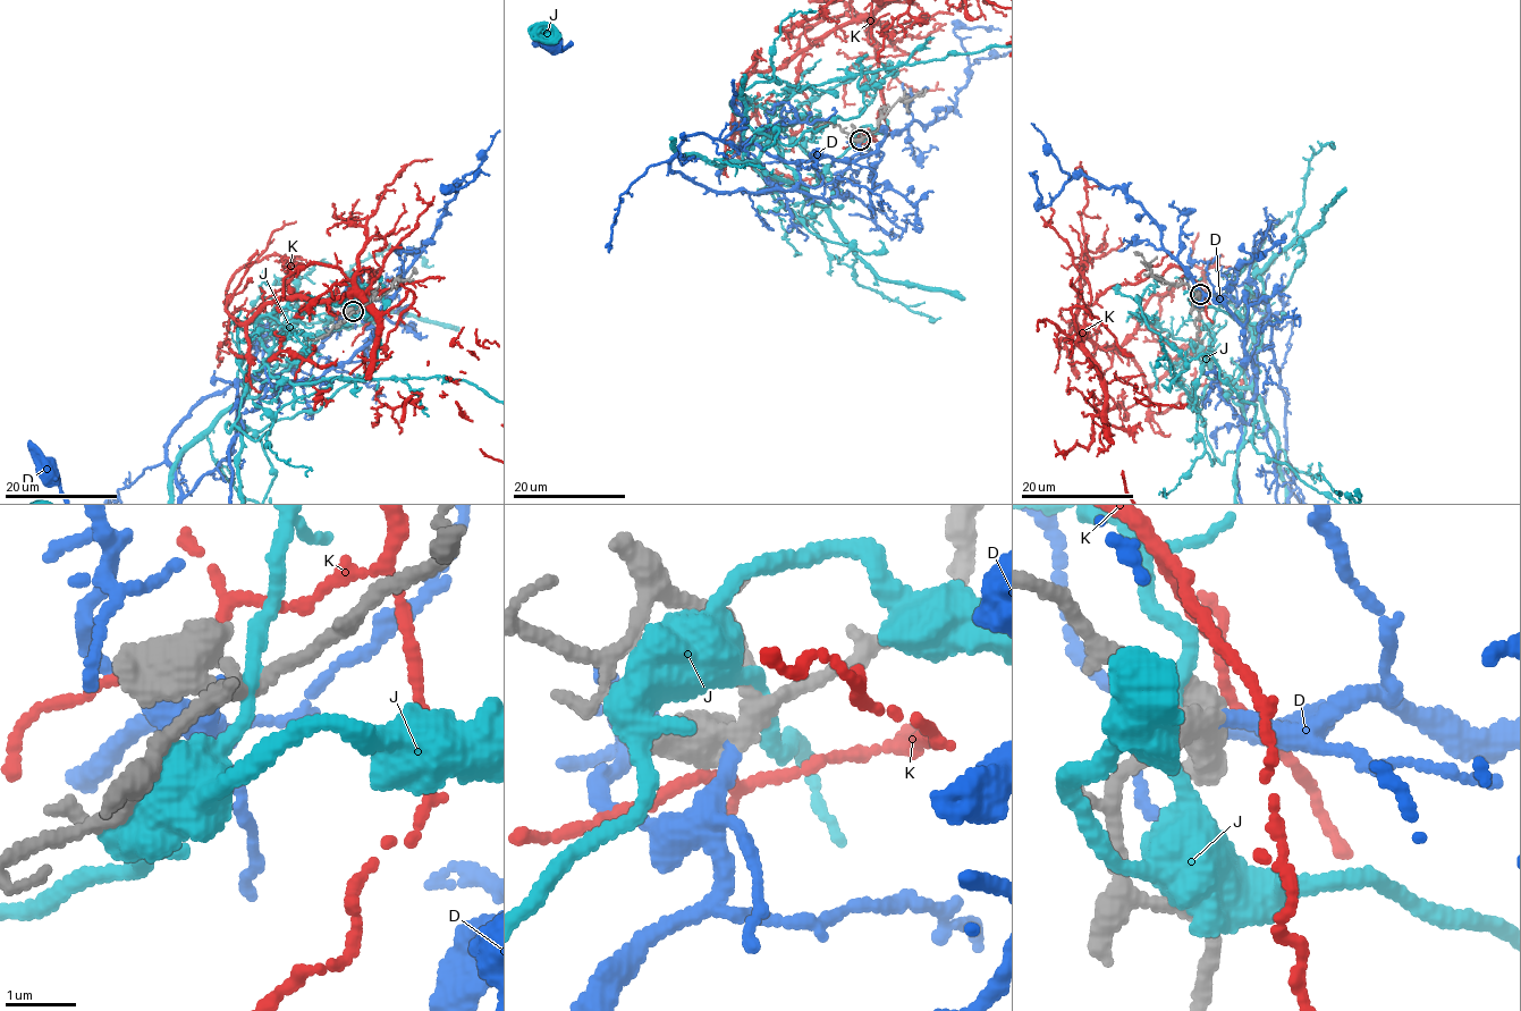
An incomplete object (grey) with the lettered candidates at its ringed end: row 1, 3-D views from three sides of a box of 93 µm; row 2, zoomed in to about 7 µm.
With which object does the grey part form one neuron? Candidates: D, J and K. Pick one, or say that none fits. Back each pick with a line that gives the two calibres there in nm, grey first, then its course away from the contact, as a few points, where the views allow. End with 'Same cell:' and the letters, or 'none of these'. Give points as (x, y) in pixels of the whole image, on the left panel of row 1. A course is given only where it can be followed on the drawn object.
D: Thickness 360 nm (grey) against 240 nm
Same cell: D

